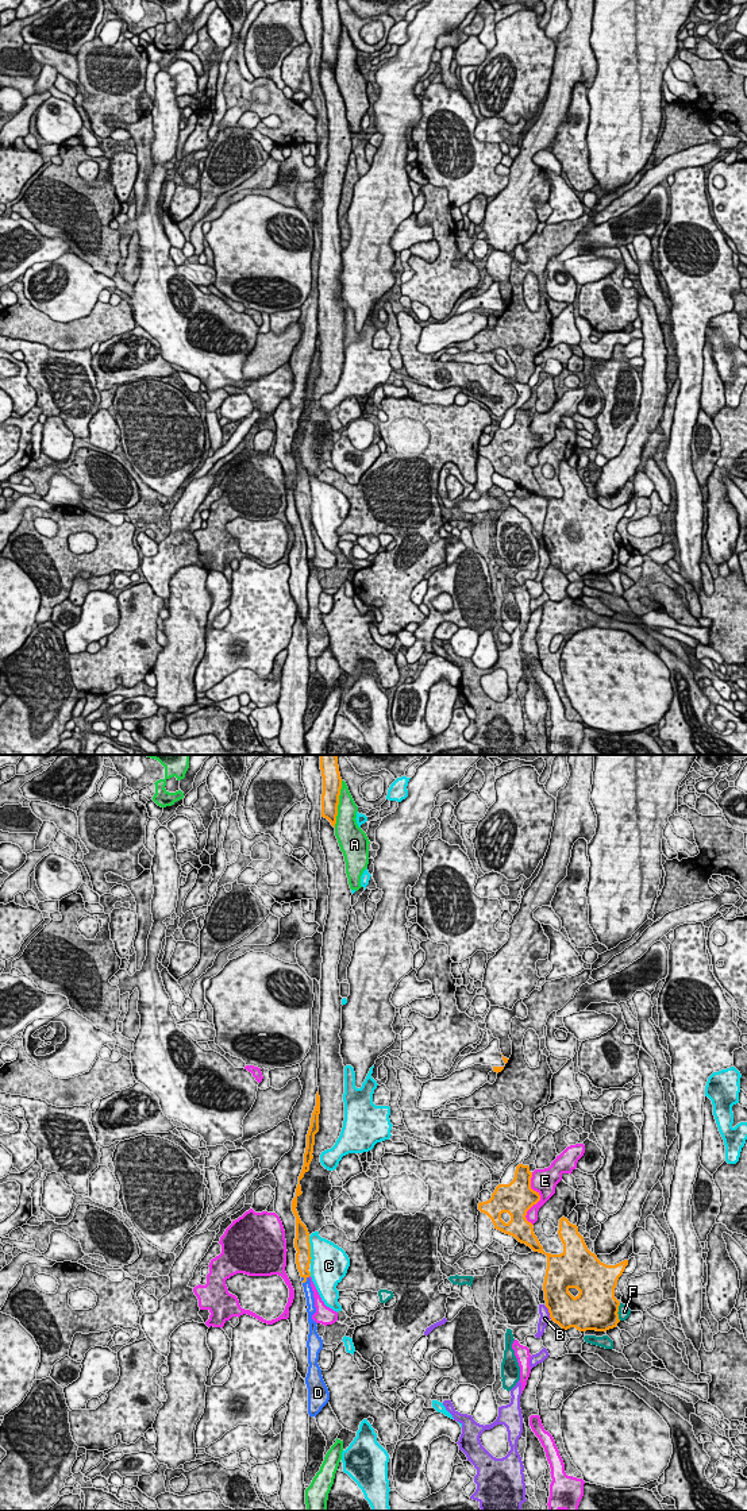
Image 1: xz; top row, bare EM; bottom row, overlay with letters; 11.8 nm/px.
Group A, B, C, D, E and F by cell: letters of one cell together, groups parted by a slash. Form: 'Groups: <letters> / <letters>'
Groups: A / B / C / D / E / F

